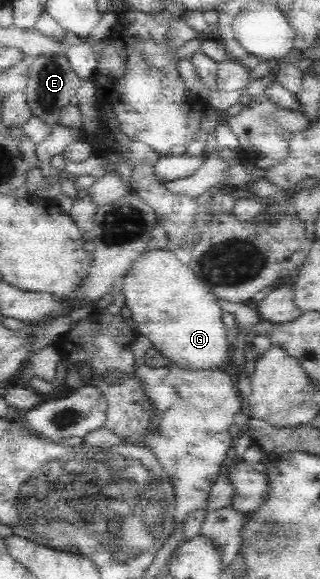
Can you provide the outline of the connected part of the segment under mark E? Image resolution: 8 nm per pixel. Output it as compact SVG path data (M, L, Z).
M64 52L40 54L40 56L32 57L28 68L28 80L24 90L28 106L34 116L41 118L48 126L54 127L58 125L60 108L75 102L75 94L78 86L80 86L80 79L70 67L68 57Z

